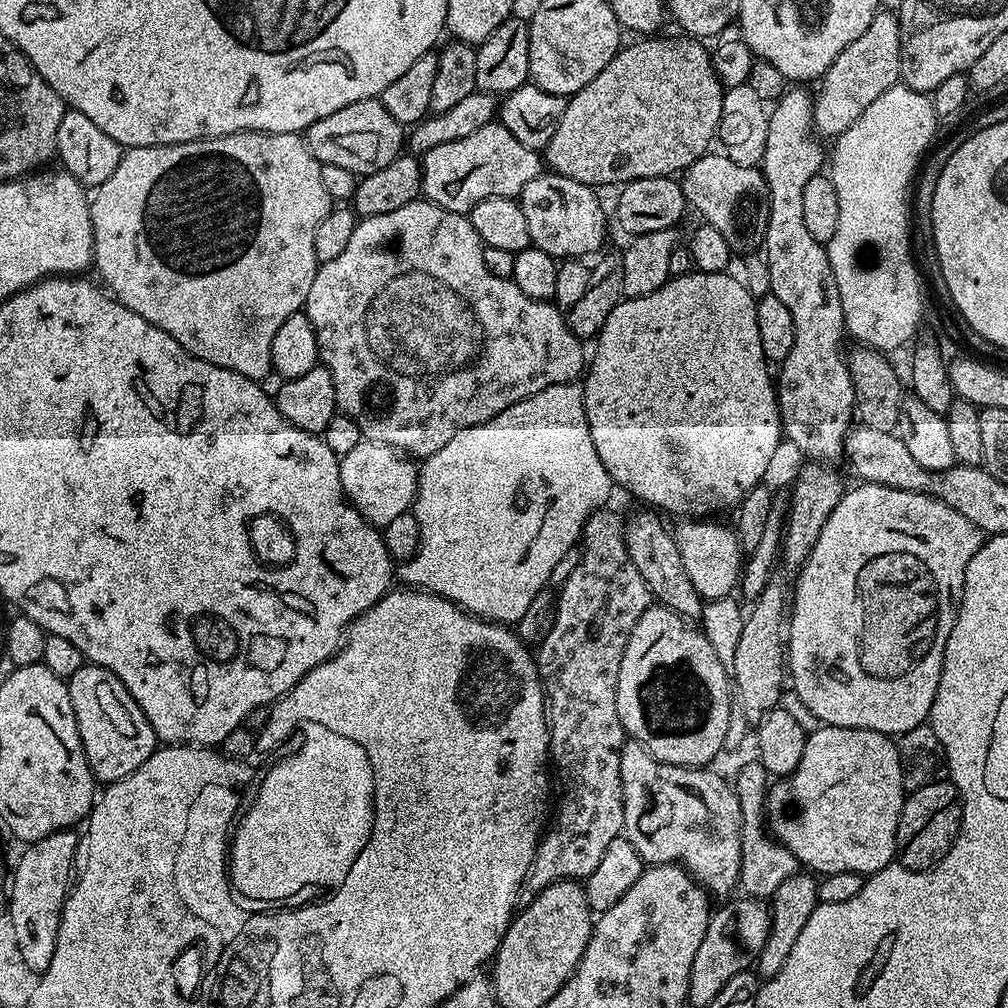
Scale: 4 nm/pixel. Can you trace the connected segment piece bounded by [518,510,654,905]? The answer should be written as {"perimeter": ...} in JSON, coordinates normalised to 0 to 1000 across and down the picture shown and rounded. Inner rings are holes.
{"perimeter":[[[596,506],[590,508],[587,515],[583,517],[577,533],[577,547],[573,562],[569,562],[569,565],[565,565],[565,569],[555,584],[555,587],[557,587],[556,592],[552,595],[552,612],[549,613],[548,620],[545,621],[544,628],[541,629],[540,636],[536,639],[536,647],[534,643],[534,646],[531,648],[532,664],[536,667],[536,673],[540,677],[542,688],[546,754],[550,759],[551,769],[552,766],[556,769],[556,782],[560,787],[556,790],[557,802],[552,806],[552,814],[549,815],[548,822],[545,825],[543,822],[537,828],[536,836],[532,838],[530,855],[522,867],[520,876],[516,879],[514,893],[517,898],[525,897],[534,886],[542,883],[544,877],[549,877],[555,873],[570,873],[572,875],[582,873],[585,867],[589,867],[593,855],[597,855],[597,847],[601,847],[601,843],[605,840],[605,835],[609,835],[609,831],[616,829],[619,824],[619,793],[617,792],[617,772],[615,771],[615,746],[621,737],[621,727],[617,716],[613,712],[611,682],[613,681],[614,661],[617,658],[618,647],[621,645],[622,638],[625,637],[626,626],[629,625],[629,621],[633,615],[637,613],[638,607],[649,599],[649,592],[646,585],[641,581],[641,577],[637,577],[637,569],[633,569],[633,564],[629,563],[629,558],[625,558],[625,550],[621,546],[621,538],[619,537],[616,513],[613,514],[609,509],[603,507]]]}

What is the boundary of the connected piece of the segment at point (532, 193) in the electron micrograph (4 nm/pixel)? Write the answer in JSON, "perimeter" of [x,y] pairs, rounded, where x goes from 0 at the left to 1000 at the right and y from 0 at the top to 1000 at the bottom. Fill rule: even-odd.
{"perimeter":[[[547,169],[518,185],[514,201],[526,227],[527,245],[542,248],[542,252],[553,256],[594,251],[600,245],[599,210],[587,190],[590,189],[584,184],[569,181],[569,177],[555,175]]]}

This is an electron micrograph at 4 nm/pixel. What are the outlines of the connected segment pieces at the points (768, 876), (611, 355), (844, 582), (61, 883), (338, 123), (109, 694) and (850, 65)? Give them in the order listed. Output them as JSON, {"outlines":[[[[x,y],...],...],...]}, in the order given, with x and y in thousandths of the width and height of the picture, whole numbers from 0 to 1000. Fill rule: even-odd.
{"outlines":[[[[752,754],[740,757],[728,773],[730,791],[733,792],[734,838],[736,855],[733,857],[733,880],[741,890],[753,893],[763,892],[768,883],[790,865],[795,864],[794,853],[770,833],[761,819],[761,790],[764,768]]],[[[686,268],[679,274],[664,277],[663,281],[645,292],[616,297],[609,304],[609,308],[605,308],[601,319],[589,334],[591,346],[588,349],[586,346],[577,384],[581,419],[585,423],[585,435],[589,435],[589,446],[593,446],[593,454],[597,454],[597,462],[601,462],[612,485],[620,484],[625,491],[640,496],[643,499],[640,501],[656,509],[664,508],[670,514],[706,514],[709,513],[709,508],[718,508],[721,504],[729,505],[741,488],[748,486],[748,482],[759,475],[758,471],[774,444],[774,437],[776,440],[776,426],[768,373],[767,370],[762,370],[764,359],[756,351],[756,339],[752,332],[750,300],[751,295],[722,274],[721,269]]],[[[856,478],[850,479],[848,482],[850,484],[842,483],[836,494],[831,498],[831,502],[827,502],[823,514],[819,514],[819,522],[815,522],[815,530],[812,530],[812,538],[808,538],[808,546],[804,550],[804,554],[798,559],[797,563],[793,564],[792,571],[794,573],[790,577],[790,583],[788,579],[788,590],[784,595],[784,614],[780,619],[780,667],[784,672],[785,686],[792,692],[796,692],[796,696],[800,696],[800,704],[804,704],[804,708],[808,708],[808,712],[814,719],[822,718],[823,720],[835,720],[836,722],[867,724],[889,732],[892,731],[894,726],[907,724],[907,720],[918,717],[924,711],[927,688],[931,688],[931,677],[935,669],[937,648],[929,645],[929,647],[922,649],[921,675],[908,675],[907,672],[901,671],[905,667],[904,661],[901,660],[905,655],[904,649],[901,648],[901,619],[897,615],[888,615],[889,607],[885,603],[891,602],[893,595],[889,591],[881,592],[881,583],[897,583],[898,589],[903,594],[909,595],[910,601],[918,607],[917,615],[919,618],[926,619],[929,623],[935,622],[934,624],[943,620],[946,614],[945,604],[943,602],[933,604],[933,598],[940,599],[943,595],[945,598],[944,575],[948,575],[948,577],[955,576],[956,566],[962,558],[962,554],[966,554],[966,550],[970,550],[970,546],[976,541],[978,532],[970,522],[966,522],[966,518],[962,518],[962,514],[950,510],[950,506],[938,502],[938,498],[929,496],[926,492],[919,491],[918,488],[887,486],[883,482],[871,482],[870,480]]],[[[71,823],[55,825],[41,833],[33,833],[10,865],[8,908],[14,915],[19,945],[32,965],[39,966],[50,958],[58,931],[60,908],[69,884],[69,870],[75,855],[76,826]]],[[[370,97],[347,101],[347,105],[339,105],[339,109],[323,113],[323,117],[315,117],[301,136],[315,162],[339,165],[339,169],[347,169],[356,177],[379,169],[379,165],[387,165],[387,161],[398,154],[403,143],[403,127],[384,112],[376,97]]],[[[86,657],[65,678],[69,700],[73,700],[73,712],[77,716],[77,728],[92,770],[106,780],[133,768],[133,764],[155,745],[157,735],[129,685],[125,685],[108,663]]],[[[870,11],[855,38],[847,38],[817,71],[806,100],[806,121],[814,136],[834,135],[857,109],[893,79],[893,21],[890,13]]]]}

